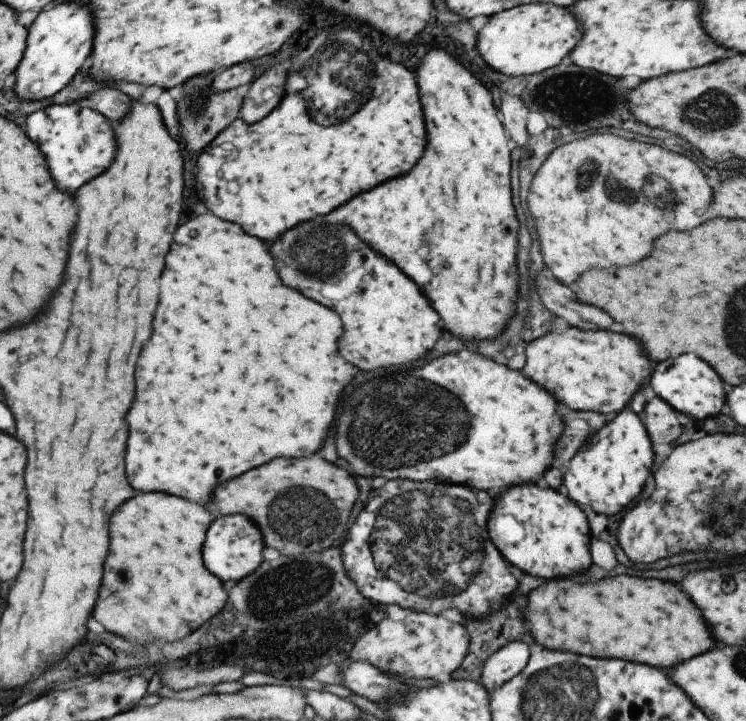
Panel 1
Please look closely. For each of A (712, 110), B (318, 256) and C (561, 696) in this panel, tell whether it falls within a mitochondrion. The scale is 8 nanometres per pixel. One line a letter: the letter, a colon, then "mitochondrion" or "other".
A: mitochondrion
B: mitochondrion
C: mitochondrion

